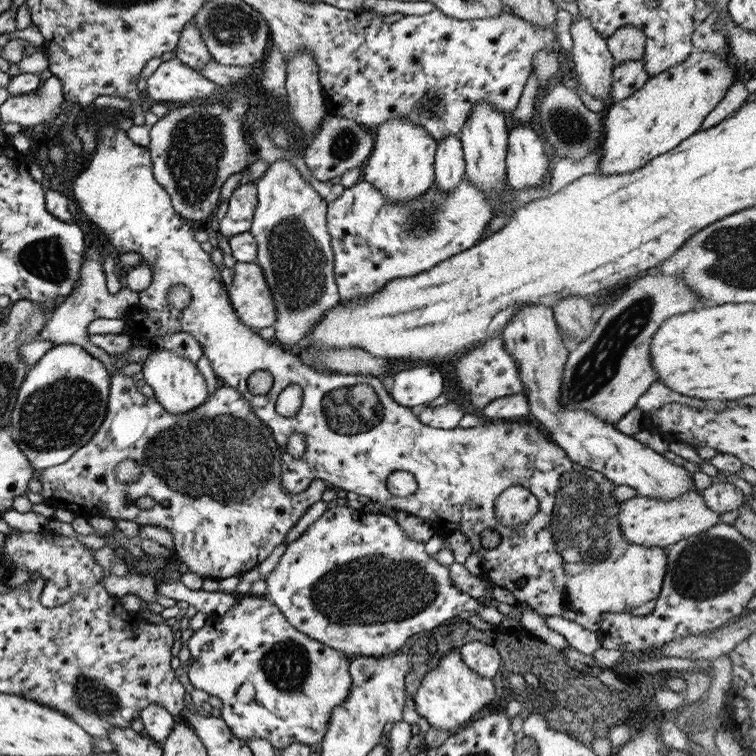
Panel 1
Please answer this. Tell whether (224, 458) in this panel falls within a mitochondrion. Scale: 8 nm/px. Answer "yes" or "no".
yes

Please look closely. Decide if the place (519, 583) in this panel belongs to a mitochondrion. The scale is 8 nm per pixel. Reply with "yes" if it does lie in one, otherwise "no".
no

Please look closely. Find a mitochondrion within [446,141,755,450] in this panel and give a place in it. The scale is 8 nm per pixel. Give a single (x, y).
(596, 369)

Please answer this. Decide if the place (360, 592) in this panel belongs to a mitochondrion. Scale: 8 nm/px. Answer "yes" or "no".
yes

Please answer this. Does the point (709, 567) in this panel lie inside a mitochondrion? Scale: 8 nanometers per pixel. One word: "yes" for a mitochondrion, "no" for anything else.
yes

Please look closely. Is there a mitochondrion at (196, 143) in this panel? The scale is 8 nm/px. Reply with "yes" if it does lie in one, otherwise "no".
yes

